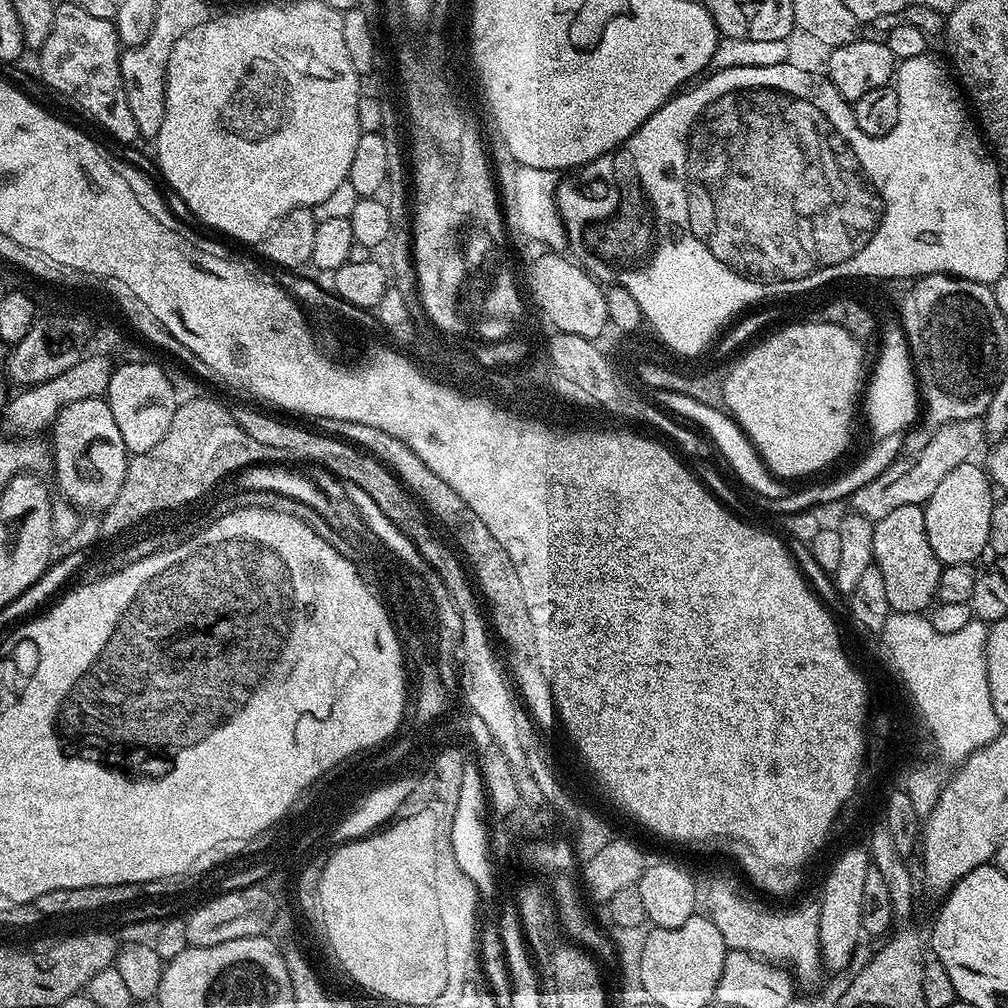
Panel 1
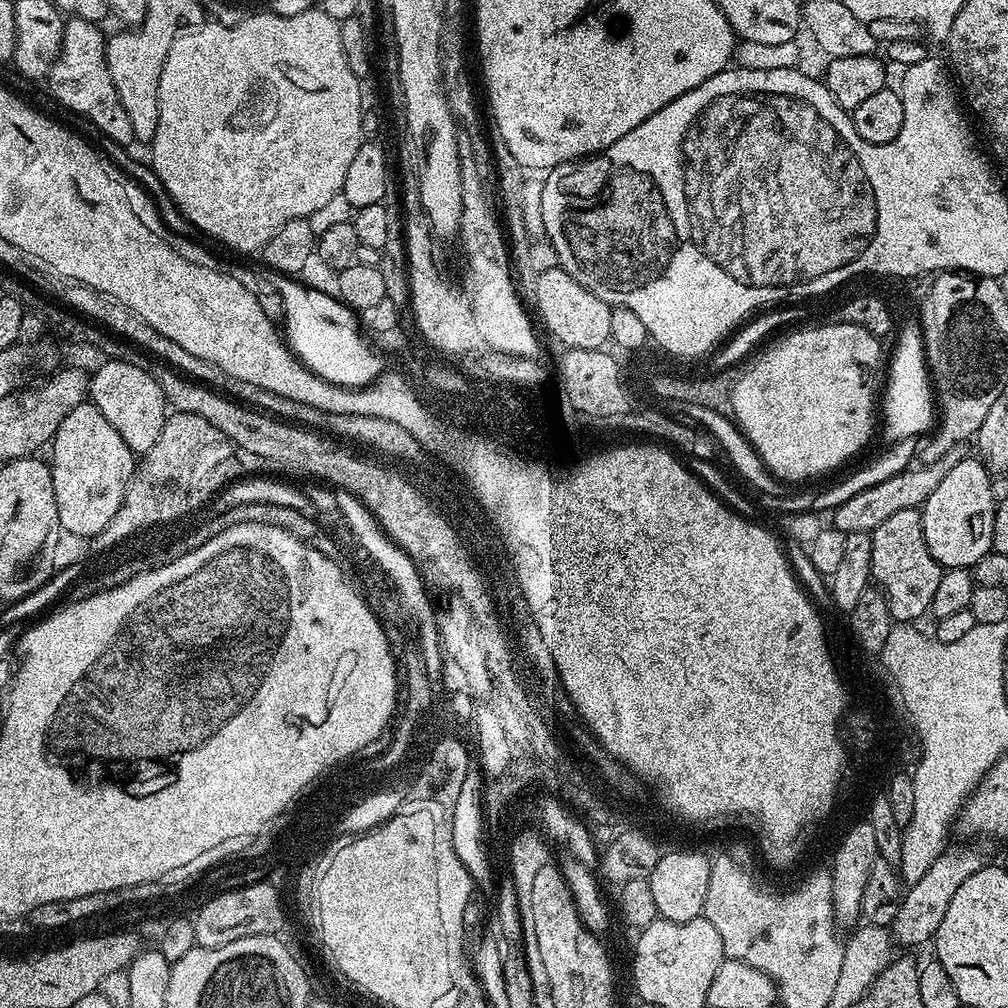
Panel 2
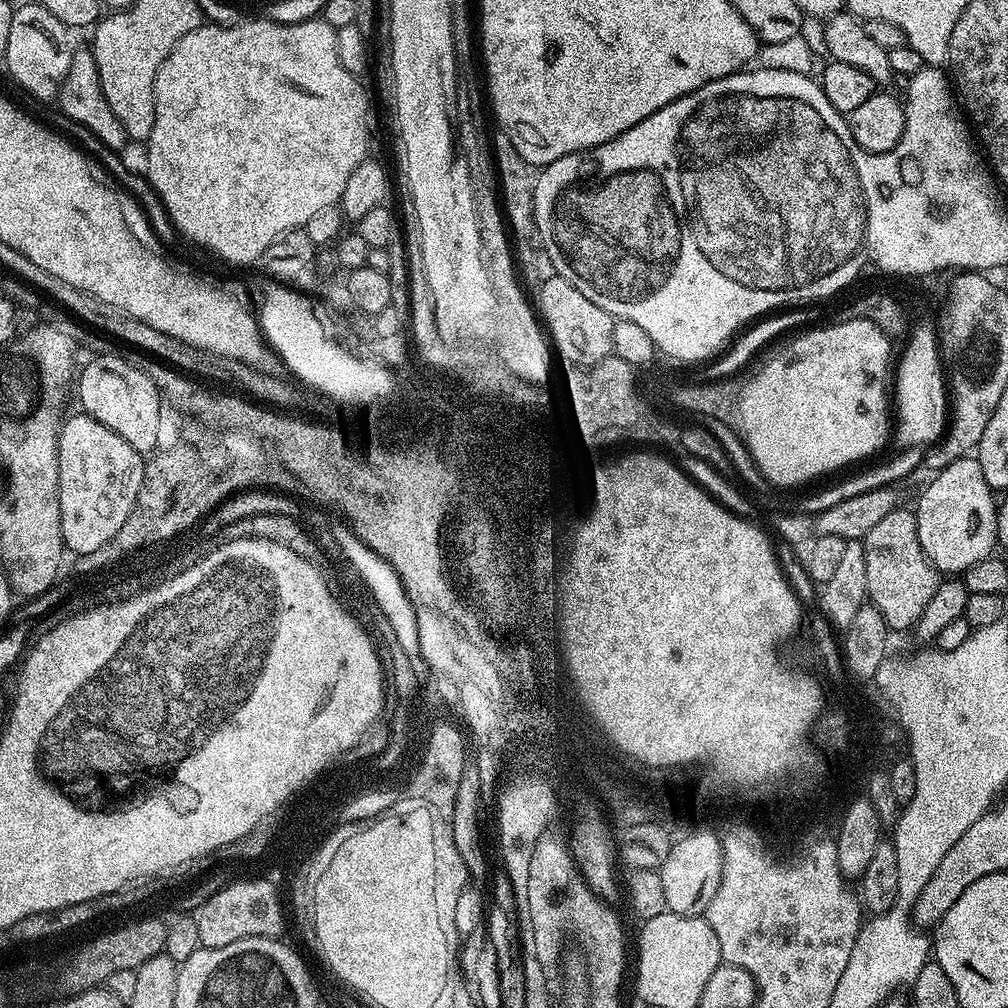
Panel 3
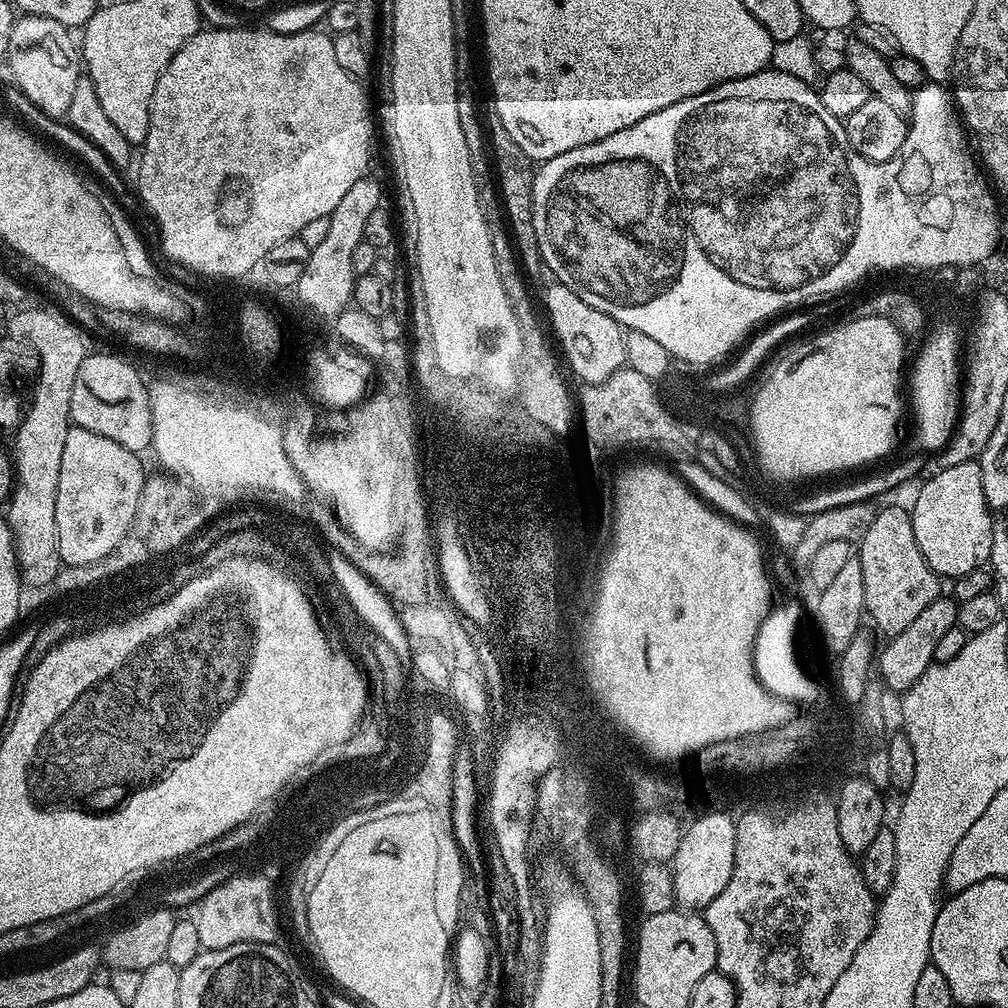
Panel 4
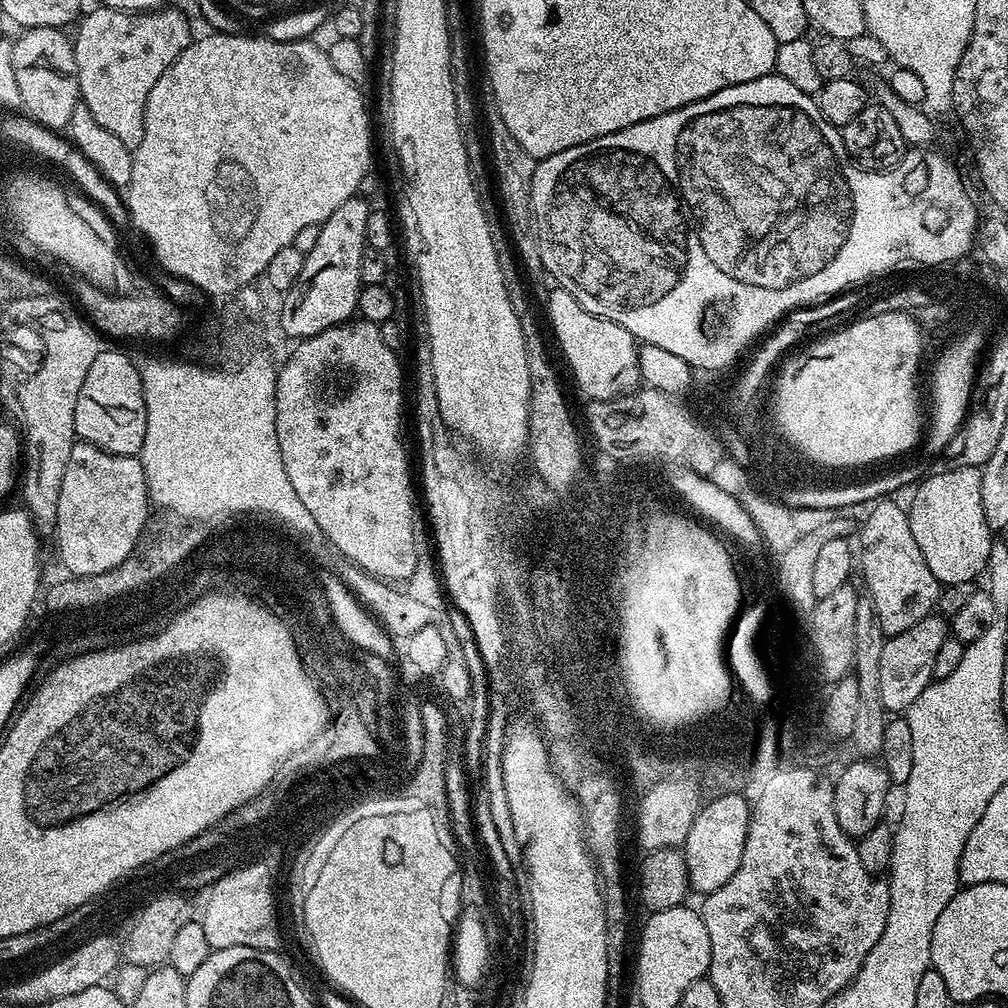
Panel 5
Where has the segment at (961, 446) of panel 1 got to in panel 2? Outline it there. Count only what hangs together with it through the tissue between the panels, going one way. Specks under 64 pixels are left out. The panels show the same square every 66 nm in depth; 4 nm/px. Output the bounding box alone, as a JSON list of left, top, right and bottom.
[831,450,962,534]

